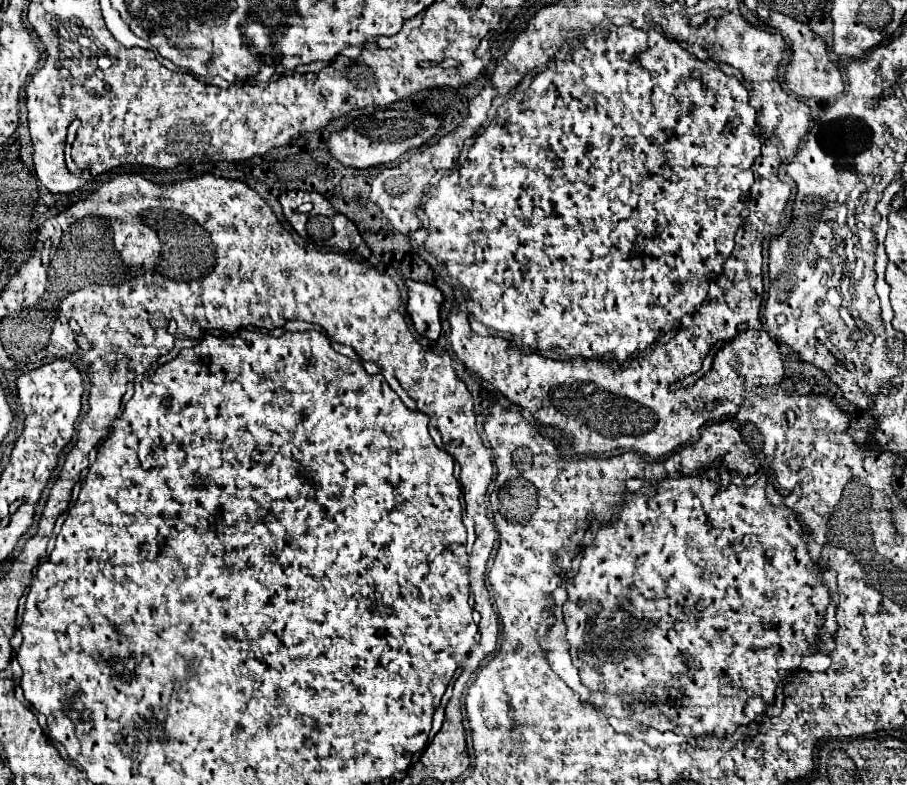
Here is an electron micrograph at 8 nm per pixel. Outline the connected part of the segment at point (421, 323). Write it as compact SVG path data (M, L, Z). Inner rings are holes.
M413 279L405 281L407 285L407 313L411 315L417 333L427 339L437 339L441 333L439 307L443 303L443 295L437 287L419 283Z

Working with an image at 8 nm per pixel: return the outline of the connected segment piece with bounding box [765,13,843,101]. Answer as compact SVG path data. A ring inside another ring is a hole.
M773 13L769 19L765 19L765 23L779 23L779 33L783 37L787 37L787 41L791 41L793 47L793 59L791 65L787 69L787 77L791 83L791 91L799 97L819 97L823 101L831 101L833 97L839 97L843 93L843 79L839 69L831 63L829 55L827 55L827 45L825 41L815 35L805 23L799 23L787 15L781 13Z

